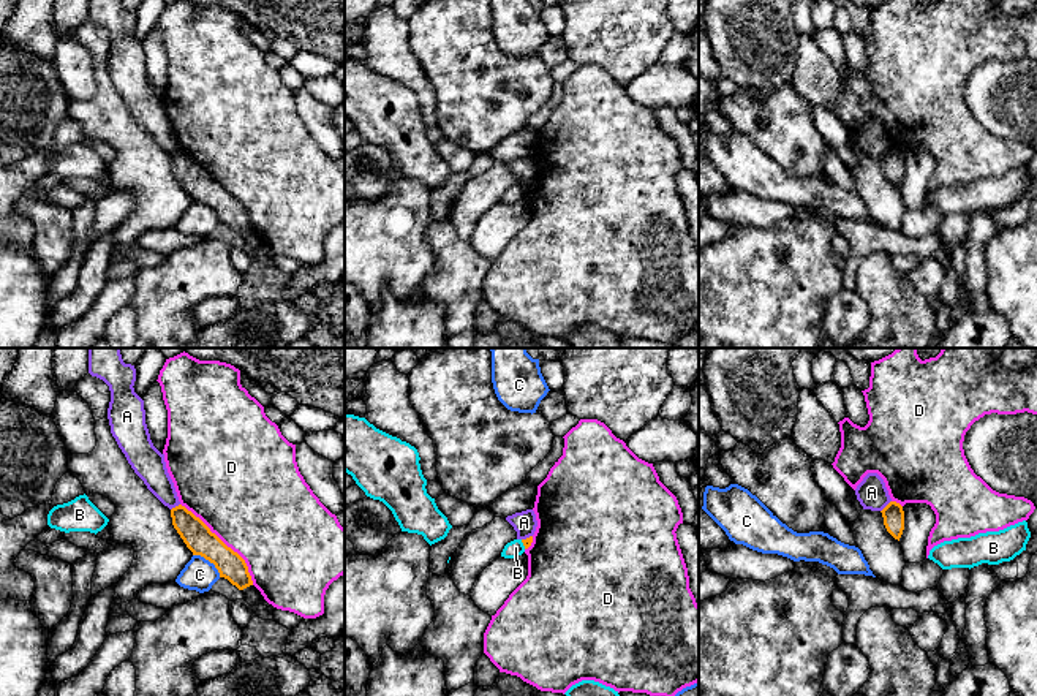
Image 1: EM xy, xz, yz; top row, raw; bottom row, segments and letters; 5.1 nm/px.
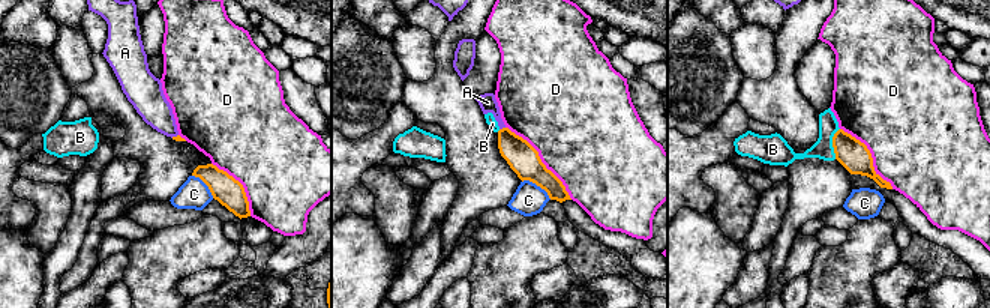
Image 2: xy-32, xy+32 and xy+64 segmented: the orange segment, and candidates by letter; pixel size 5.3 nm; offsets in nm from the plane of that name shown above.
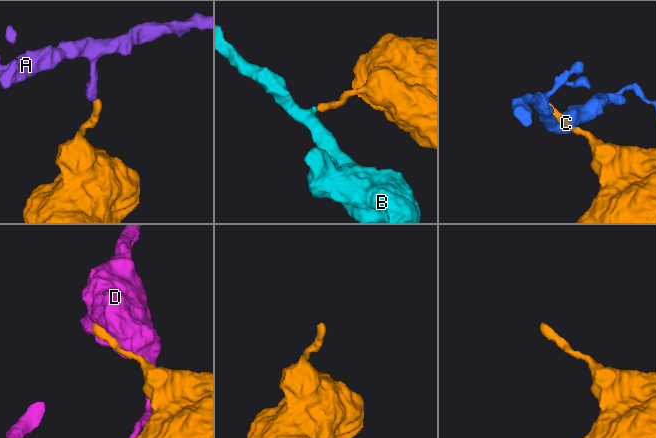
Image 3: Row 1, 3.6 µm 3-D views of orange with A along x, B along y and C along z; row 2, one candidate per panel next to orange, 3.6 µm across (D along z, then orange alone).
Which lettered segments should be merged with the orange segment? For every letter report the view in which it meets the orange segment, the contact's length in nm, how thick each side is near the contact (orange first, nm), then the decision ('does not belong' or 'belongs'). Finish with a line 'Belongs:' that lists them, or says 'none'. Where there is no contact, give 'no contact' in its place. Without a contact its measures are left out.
A: yz | 80 nm | 110/160 nm | does not belong
B: xz | 50 nm | 50/90 nm | does not belong
C: xy | 180 nm | 150/170 nm | does not belong
D: xy | 550 nm | 150/500 nm | does not belong
Belongs: none

